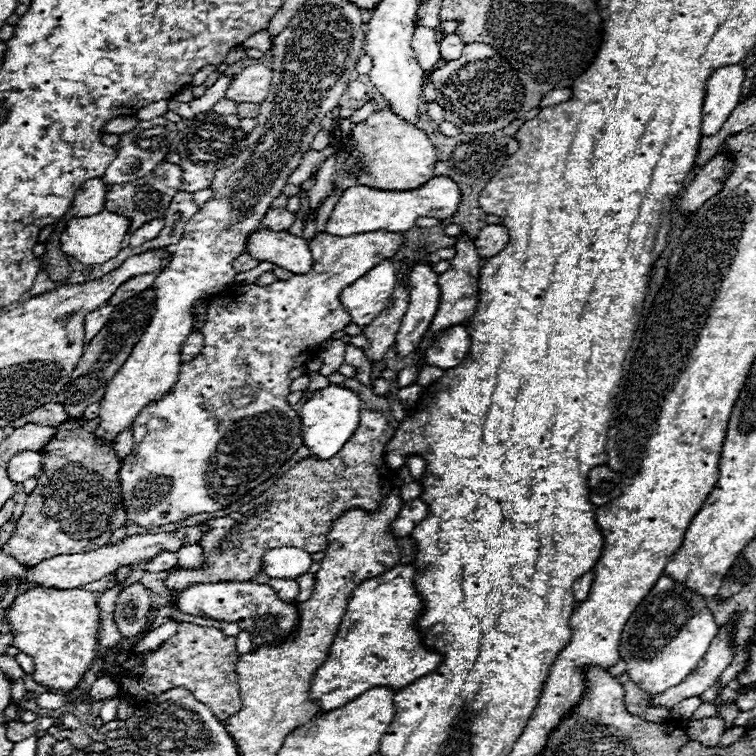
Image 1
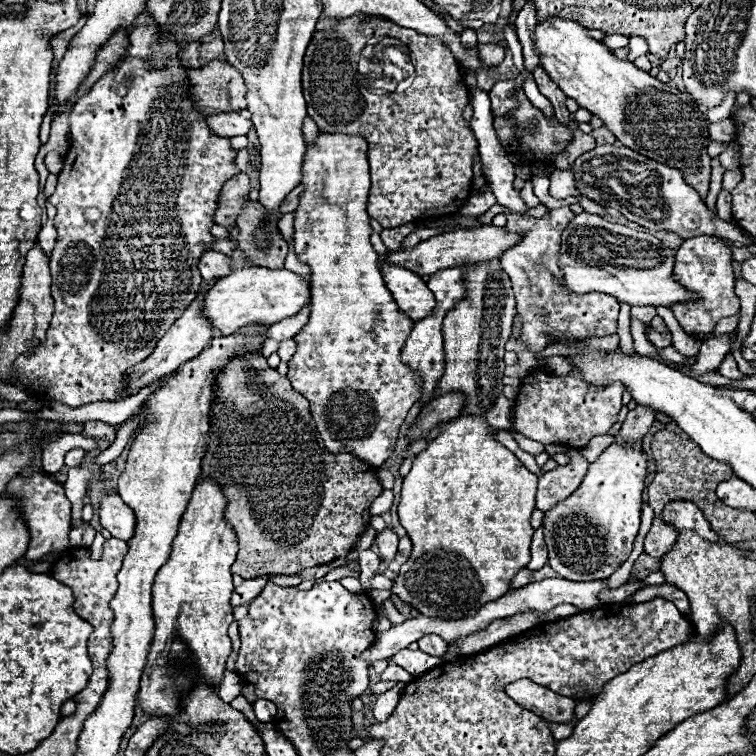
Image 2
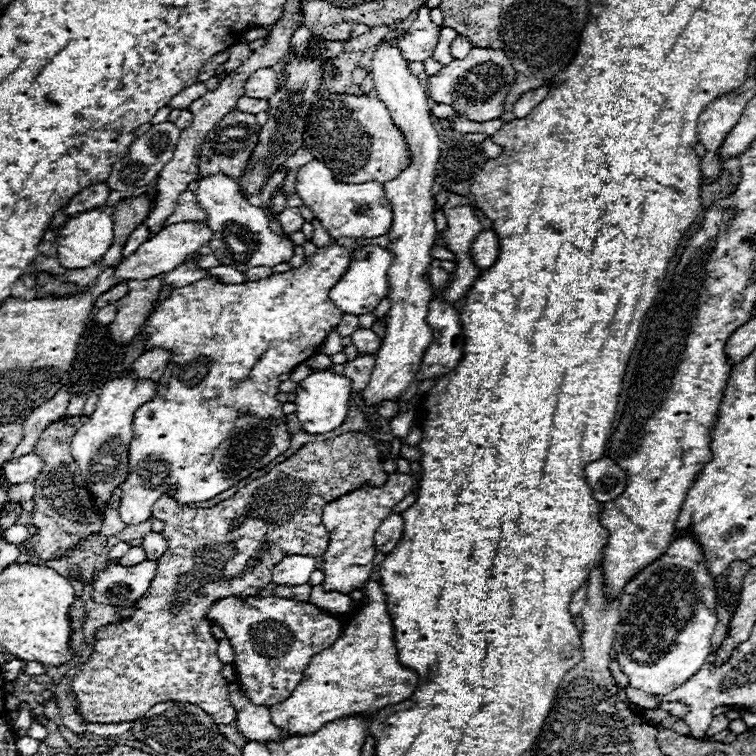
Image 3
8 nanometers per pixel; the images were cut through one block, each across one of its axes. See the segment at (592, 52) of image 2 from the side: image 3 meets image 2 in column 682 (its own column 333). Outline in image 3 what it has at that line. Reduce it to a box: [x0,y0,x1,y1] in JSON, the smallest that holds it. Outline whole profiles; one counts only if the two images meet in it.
[304,92,410,184]

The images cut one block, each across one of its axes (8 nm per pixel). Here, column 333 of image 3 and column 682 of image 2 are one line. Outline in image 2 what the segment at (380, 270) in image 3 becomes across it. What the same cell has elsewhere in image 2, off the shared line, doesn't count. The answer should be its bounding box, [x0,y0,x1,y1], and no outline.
[560,214,690,306]

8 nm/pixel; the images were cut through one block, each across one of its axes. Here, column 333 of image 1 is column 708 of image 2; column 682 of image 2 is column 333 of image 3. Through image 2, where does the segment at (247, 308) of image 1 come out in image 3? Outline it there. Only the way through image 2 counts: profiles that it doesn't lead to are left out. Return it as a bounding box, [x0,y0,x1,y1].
[118,242,354,526]

